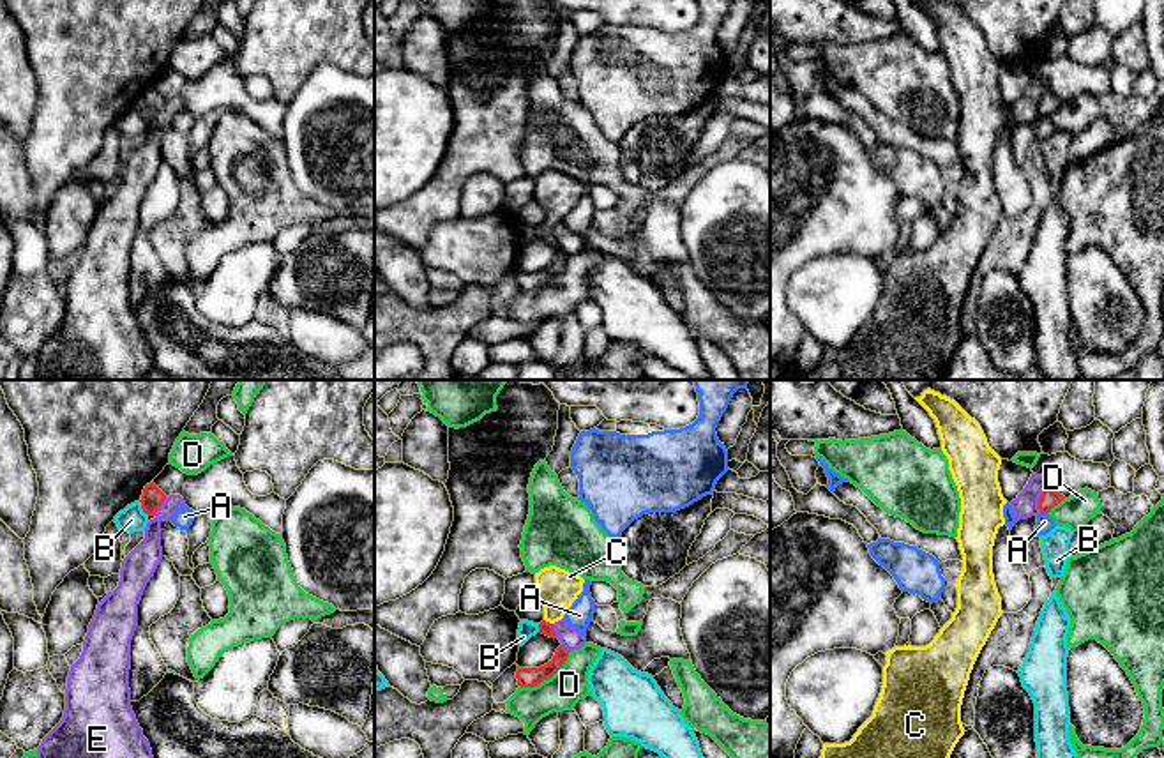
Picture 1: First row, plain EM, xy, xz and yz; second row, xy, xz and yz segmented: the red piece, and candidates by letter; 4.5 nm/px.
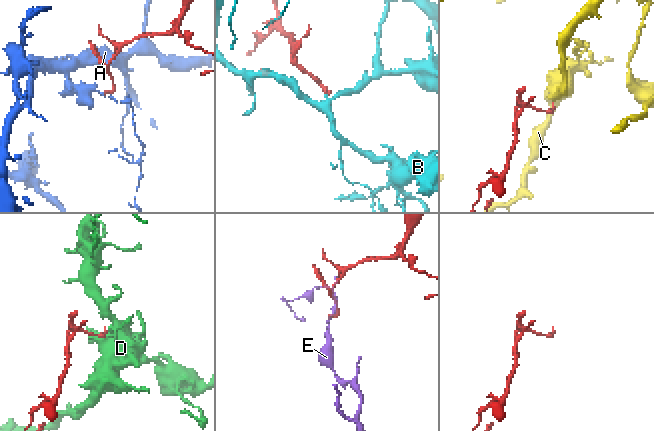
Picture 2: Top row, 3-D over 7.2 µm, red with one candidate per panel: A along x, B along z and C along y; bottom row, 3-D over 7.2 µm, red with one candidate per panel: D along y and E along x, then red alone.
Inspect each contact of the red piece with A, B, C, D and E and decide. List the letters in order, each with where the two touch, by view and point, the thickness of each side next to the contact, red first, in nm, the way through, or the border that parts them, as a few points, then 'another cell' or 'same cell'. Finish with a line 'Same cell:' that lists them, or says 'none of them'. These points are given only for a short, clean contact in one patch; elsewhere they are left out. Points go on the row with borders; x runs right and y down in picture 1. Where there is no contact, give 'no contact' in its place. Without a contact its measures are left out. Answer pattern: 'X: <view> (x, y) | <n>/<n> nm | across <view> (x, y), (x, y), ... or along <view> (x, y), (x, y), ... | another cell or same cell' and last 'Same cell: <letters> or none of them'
A: yz (1044, 513) | 80/80 nm | along yz (1041, 513), (1046, 515) | another cell
B: xy (142, 507) | 100/120 nm | along xy (140, 500), (140, 507), (149, 515) | another cell
C: xz (548, 622) | 60/190 nm | across xz (544, 628), (548, 622), (555, 608), (557, 589) | same cell
D: xz (546, 679) | 100/170 nm | along xz (569, 652), (567, 659), (550, 677), (534, 686), (520, 686) | another cell
E: yz (1039, 499) | 80/110 nm | along yz (1048, 485), (1039, 499), (1039, 513) | another cell
Same cell: C

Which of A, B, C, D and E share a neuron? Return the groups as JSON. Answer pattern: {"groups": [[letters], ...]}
{"groups": [["A"], ["B"], ["C"], ["D"], ["E"]]}

